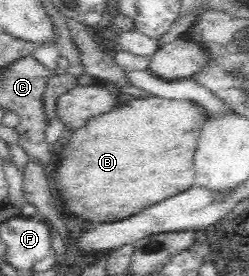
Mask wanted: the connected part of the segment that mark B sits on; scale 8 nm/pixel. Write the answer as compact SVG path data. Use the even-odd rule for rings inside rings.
M156 96L122 98L111 112L91 118L85 126L70 131L69 142L60 148L60 163L54 179L63 196L63 204L81 218L112 223L189 190L195 180L193 156L197 150L197 134L205 122L207 112L193 101Z

